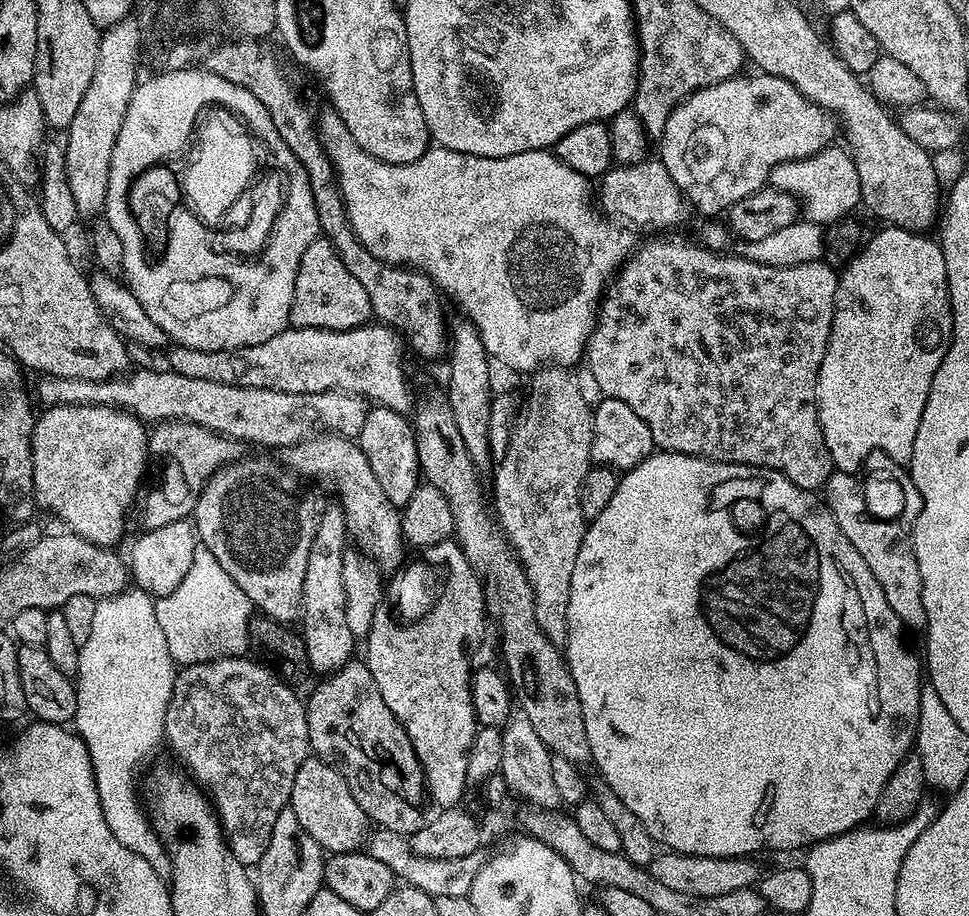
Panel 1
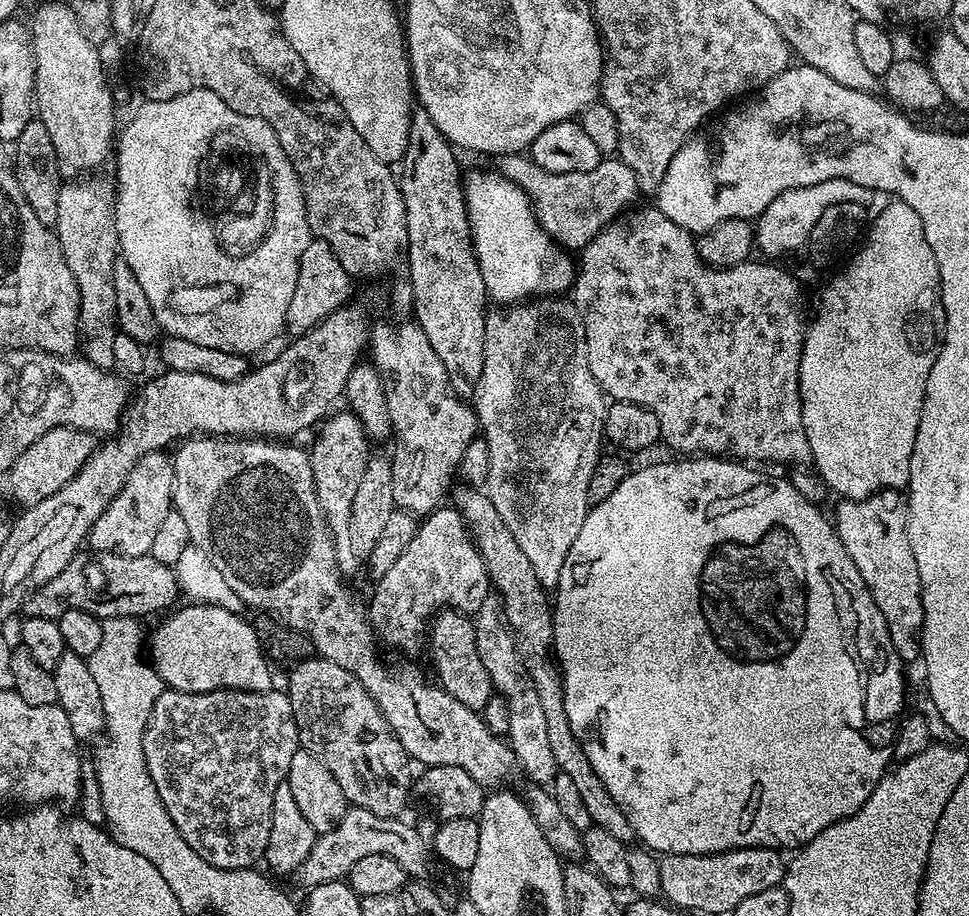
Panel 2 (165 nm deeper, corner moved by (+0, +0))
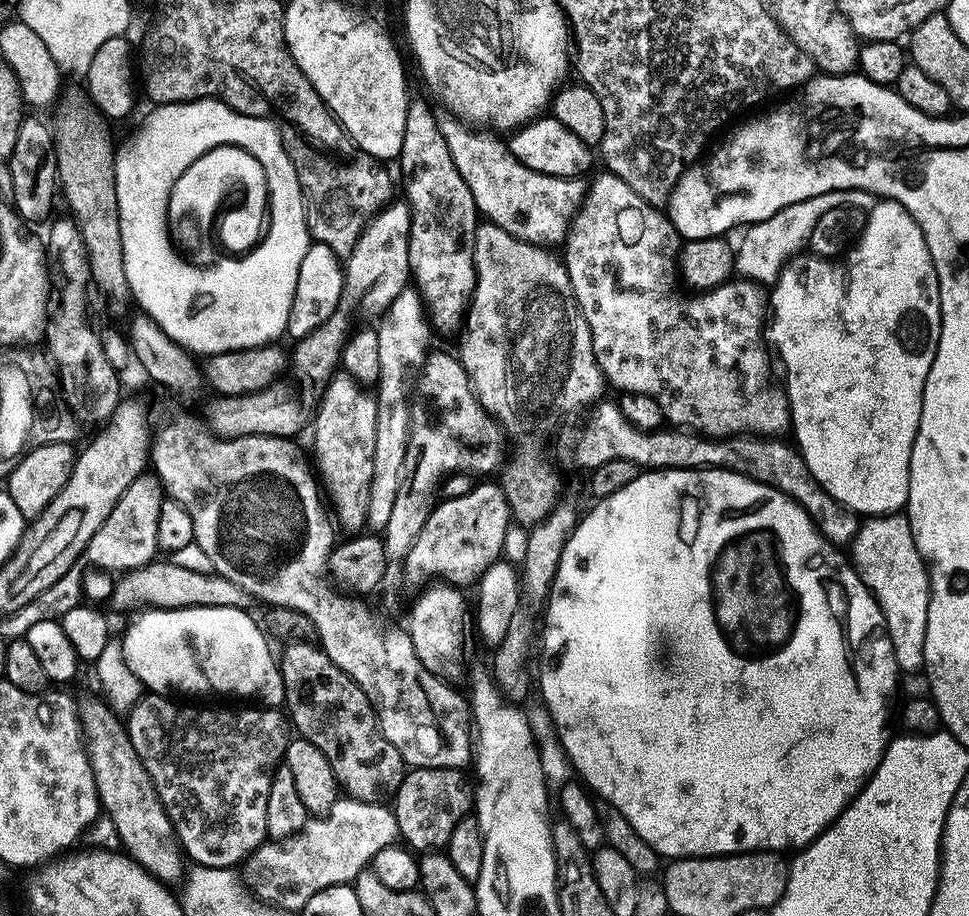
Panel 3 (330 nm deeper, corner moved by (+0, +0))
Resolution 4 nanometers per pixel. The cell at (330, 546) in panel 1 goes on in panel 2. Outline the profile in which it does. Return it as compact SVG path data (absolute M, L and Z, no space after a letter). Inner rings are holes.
M350 410L333 411L319 425L315 433L316 441L310 447L312 477L316 487L316 497L320 509L324 511L324 521L334 542L337 569L361 567L361 557L356 555L354 541L350 535L350 510L354 506L354 494L358 494L358 482L362 482L362 474L366 474L366 466L370 459L370 441L364 433L362 422Z

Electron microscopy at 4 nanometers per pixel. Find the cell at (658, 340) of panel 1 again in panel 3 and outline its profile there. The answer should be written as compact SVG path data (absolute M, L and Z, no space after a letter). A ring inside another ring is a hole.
M600 170L593 178L592 184L587 185L584 198L580 207L576 210L571 223L568 225L568 235L564 237L562 245L562 259L564 268L570 278L570 286L574 290L574 298L590 326L592 345L594 346L594 358L598 362L604 379L609 385L620 388L621 393L637 392L646 394L658 402L665 421L669 425L681 430L691 430L701 433L709 438L723 438L725 436L742 436L751 434L754 436L766 436L769 438L780 434L790 424L790 413L788 411L788 397L783 391L776 388L764 388L768 384L768 352L766 347L766 300L760 297L761 289L752 282L725 282L718 288L701 291L693 295L694 298L682 300L676 298L672 293L672 283L678 280L678 257L682 247L682 237L676 231L672 221L657 205L647 204L642 197L634 194L622 178L618 178L613 172Z

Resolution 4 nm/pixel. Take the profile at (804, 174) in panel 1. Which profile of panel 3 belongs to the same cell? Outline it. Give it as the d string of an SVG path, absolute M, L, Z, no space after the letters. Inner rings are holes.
M851 188L850 190L834 190L826 194L814 194L814 198L784 204L782 210L778 210L778 214L770 214L770 218L757 224L749 224L743 229L744 237L740 240L740 248L738 244L734 252L735 275L760 286L775 284L784 265L793 256L805 251L810 234L814 234L814 226L818 218L822 218L822 214L827 214L829 210L834 210L838 206L854 206L858 210L870 213L877 202L878 198L872 192Z

